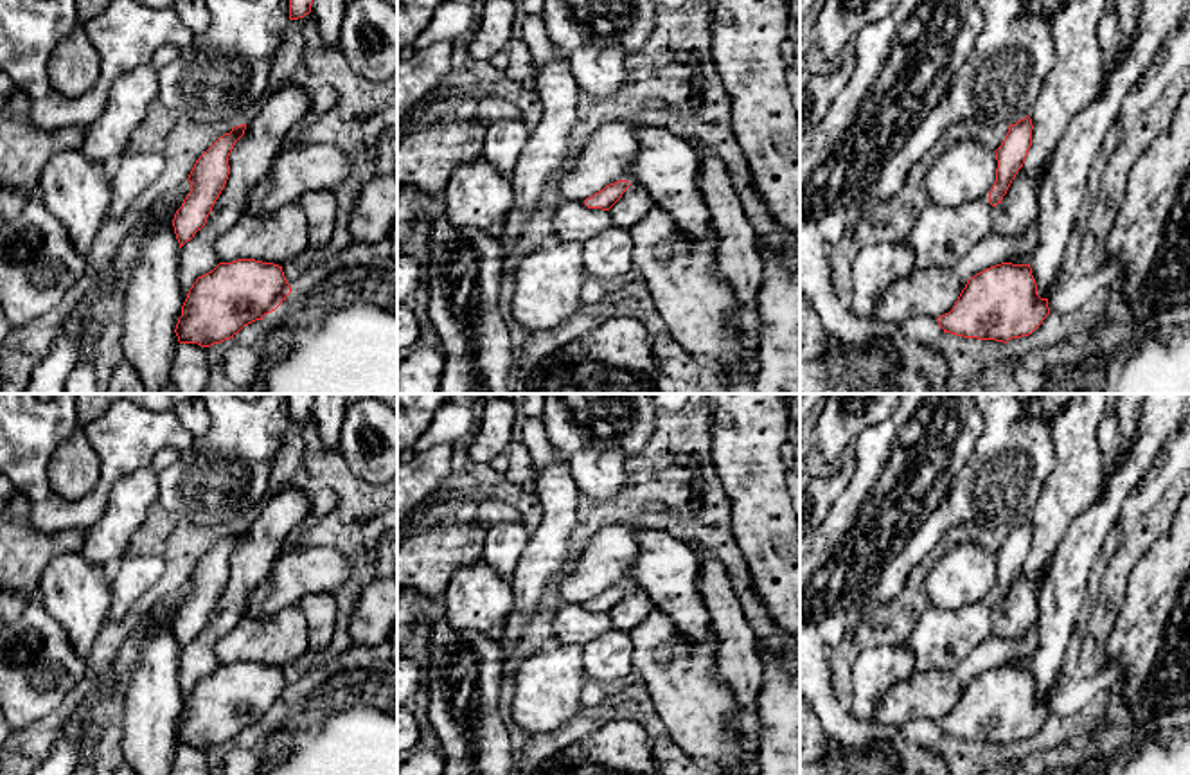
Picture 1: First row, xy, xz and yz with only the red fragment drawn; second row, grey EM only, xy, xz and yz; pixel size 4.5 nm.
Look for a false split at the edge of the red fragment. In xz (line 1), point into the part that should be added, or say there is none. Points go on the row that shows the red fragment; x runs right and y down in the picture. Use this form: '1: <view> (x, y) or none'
1: none

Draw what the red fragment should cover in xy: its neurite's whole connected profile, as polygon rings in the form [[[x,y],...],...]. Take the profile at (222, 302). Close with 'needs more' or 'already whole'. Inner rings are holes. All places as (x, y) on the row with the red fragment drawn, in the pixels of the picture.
[[[255,259],[219,263],[189,290],[174,333],[180,343],[221,343],[275,311],[289,293],[279,264]]]; already whole

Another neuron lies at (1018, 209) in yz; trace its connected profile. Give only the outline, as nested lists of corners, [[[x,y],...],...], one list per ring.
[[[1021,167],[1003,200],[994,207],[994,234],[1017,237],[1037,216],[1037,187]]]

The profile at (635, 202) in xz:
[[[629,185],[622,198],[609,209],[615,227],[629,228],[656,203],[642,185]]]

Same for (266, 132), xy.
[[[293,83],[266,94],[250,117],[244,135],[230,156],[230,174],[201,230],[178,254],[178,282],[182,306],[198,277],[212,272],[219,259],[214,243],[246,212],[250,189],[266,176],[288,137],[309,111],[309,94]]]

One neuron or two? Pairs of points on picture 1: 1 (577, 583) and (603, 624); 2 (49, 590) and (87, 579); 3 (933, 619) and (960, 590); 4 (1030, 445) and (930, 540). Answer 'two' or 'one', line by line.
1: two
2: one
3: two
4: one

